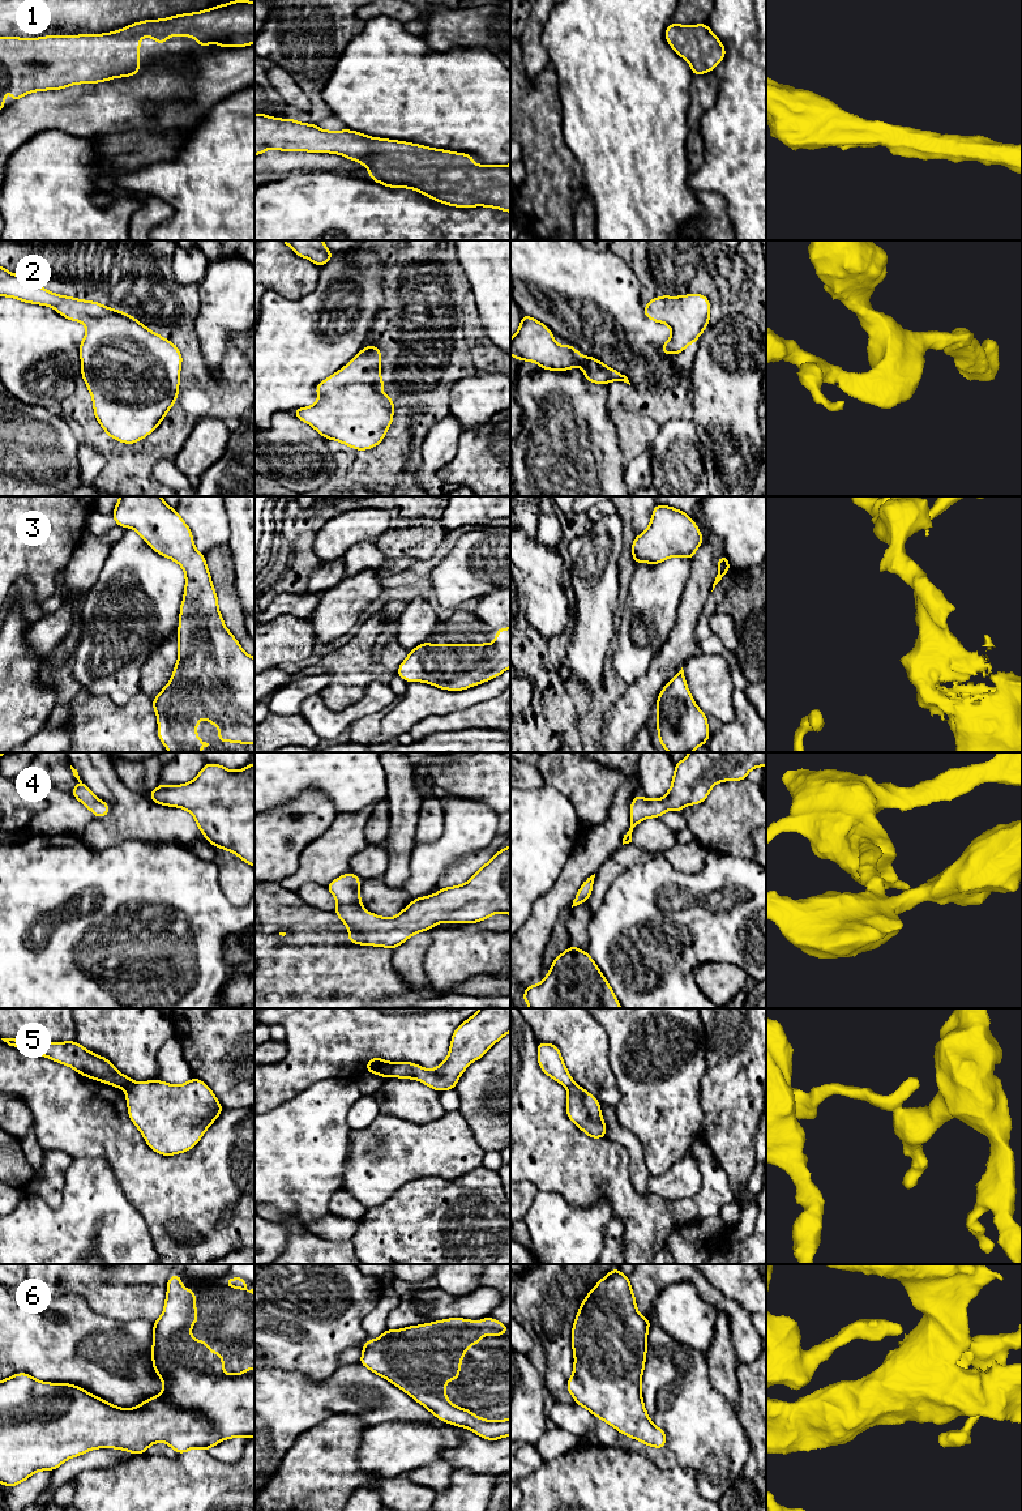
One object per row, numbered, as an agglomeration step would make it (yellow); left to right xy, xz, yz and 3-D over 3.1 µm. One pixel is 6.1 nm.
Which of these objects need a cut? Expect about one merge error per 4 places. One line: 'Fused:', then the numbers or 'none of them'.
Fused: 5

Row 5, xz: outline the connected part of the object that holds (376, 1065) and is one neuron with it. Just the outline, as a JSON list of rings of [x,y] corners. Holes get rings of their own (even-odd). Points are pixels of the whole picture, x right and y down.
[[[375,1057],[365,1064],[365,1070],[384,1077],[393,1064],[394,1062],[384,1062],[380,1057]]]

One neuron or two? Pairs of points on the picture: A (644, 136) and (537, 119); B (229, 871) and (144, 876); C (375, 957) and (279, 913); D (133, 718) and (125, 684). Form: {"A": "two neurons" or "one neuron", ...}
{"A": "two neurons", "B": "two neurons", "C": "one neuron", "D": "two neurons"}

